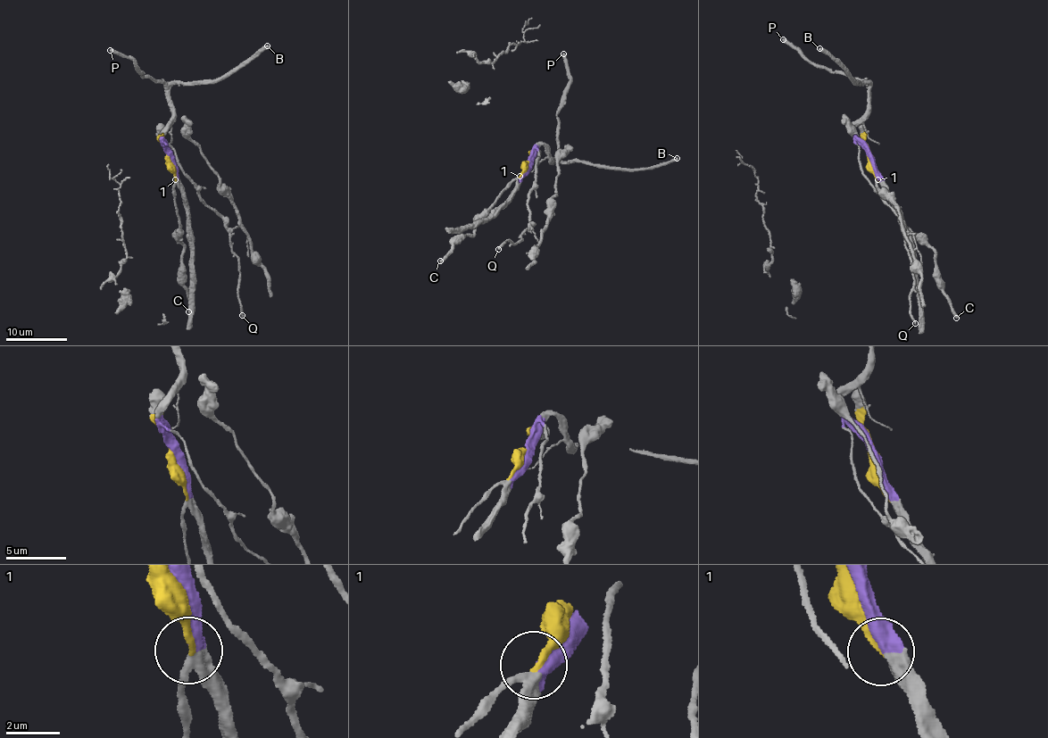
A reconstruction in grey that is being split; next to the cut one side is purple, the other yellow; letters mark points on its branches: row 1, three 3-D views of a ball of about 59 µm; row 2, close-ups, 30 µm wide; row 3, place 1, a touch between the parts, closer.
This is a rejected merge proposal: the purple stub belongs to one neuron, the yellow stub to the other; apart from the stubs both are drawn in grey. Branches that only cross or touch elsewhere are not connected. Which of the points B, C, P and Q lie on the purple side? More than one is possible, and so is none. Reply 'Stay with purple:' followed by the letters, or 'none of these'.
Stay with purple: B, P, Q

